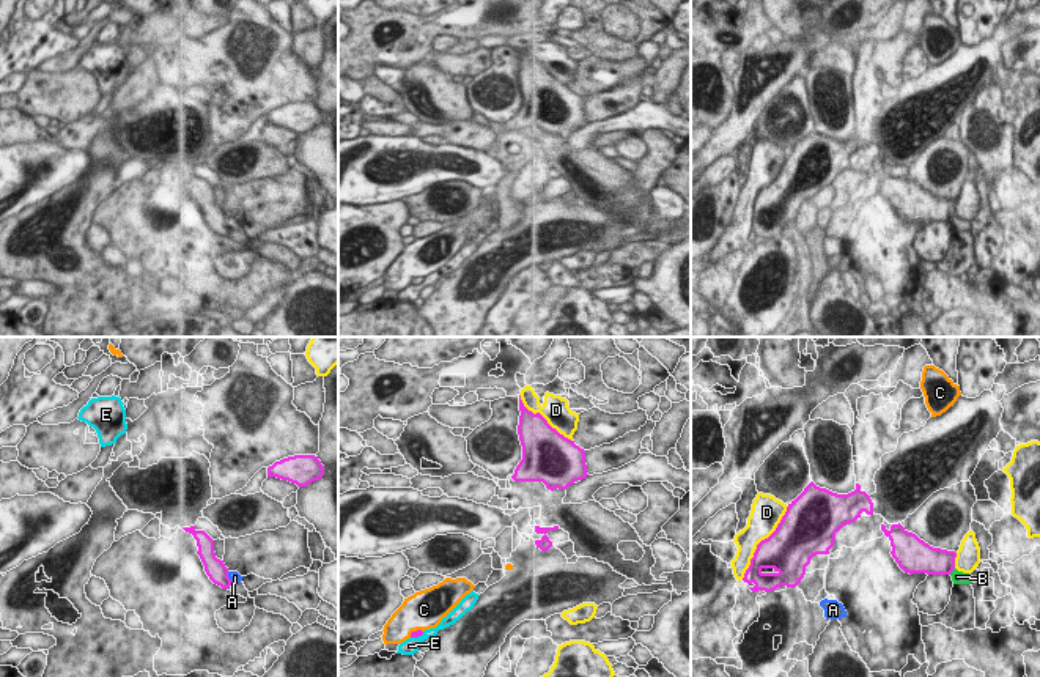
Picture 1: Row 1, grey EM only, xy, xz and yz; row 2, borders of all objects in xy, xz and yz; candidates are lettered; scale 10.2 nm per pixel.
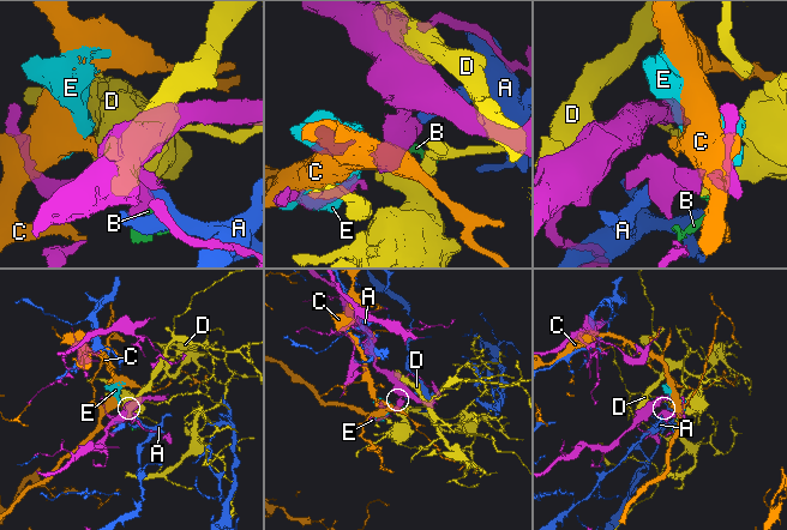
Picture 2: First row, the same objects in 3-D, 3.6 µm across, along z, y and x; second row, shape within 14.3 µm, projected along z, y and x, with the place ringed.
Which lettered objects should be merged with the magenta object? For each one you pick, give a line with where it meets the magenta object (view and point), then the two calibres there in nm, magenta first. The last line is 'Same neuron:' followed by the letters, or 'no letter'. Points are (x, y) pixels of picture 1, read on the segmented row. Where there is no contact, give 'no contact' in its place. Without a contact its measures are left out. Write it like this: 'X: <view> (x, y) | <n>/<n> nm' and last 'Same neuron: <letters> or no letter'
Same neuron: no letter

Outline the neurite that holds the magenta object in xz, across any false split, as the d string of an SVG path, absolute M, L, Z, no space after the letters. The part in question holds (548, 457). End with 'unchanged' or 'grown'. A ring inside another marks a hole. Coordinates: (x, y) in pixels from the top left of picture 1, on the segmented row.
M519 395L518 435L522 460L514 469L514 482L543 482L548 490L566 490L576 480L585 479L585 450L560 435L540 414L529 411Z | unchanged

